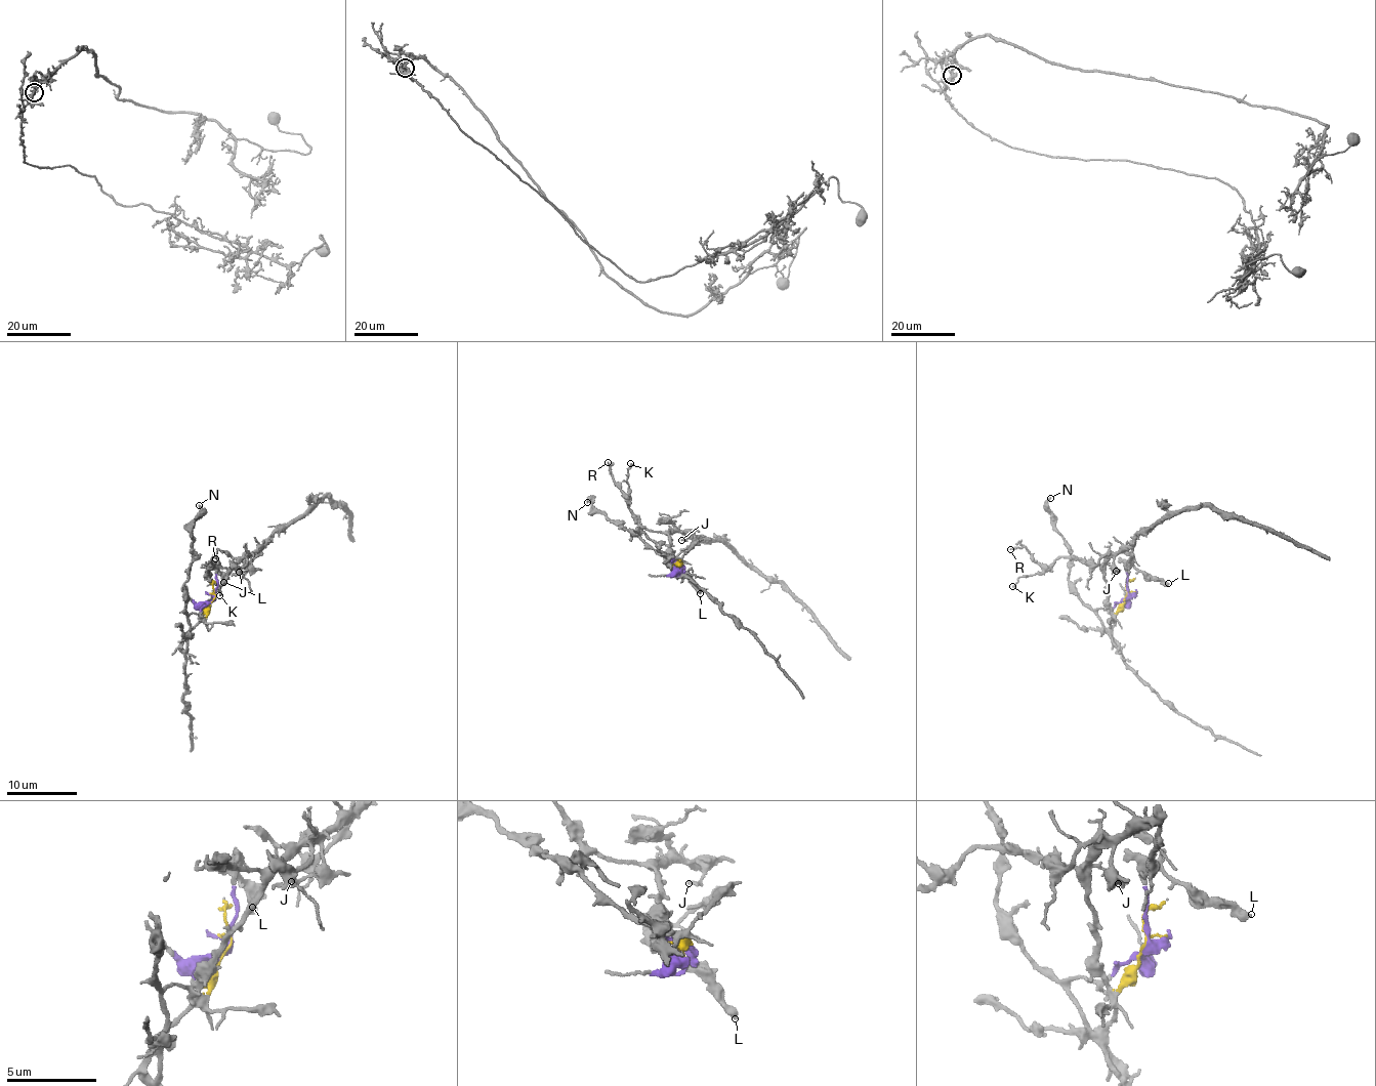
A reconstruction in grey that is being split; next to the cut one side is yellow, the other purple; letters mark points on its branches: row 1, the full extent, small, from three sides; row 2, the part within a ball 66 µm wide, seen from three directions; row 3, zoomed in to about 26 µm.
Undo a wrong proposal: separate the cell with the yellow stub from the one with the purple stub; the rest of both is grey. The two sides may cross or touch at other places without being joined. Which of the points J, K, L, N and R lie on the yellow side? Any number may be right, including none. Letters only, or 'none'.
J, K, R

